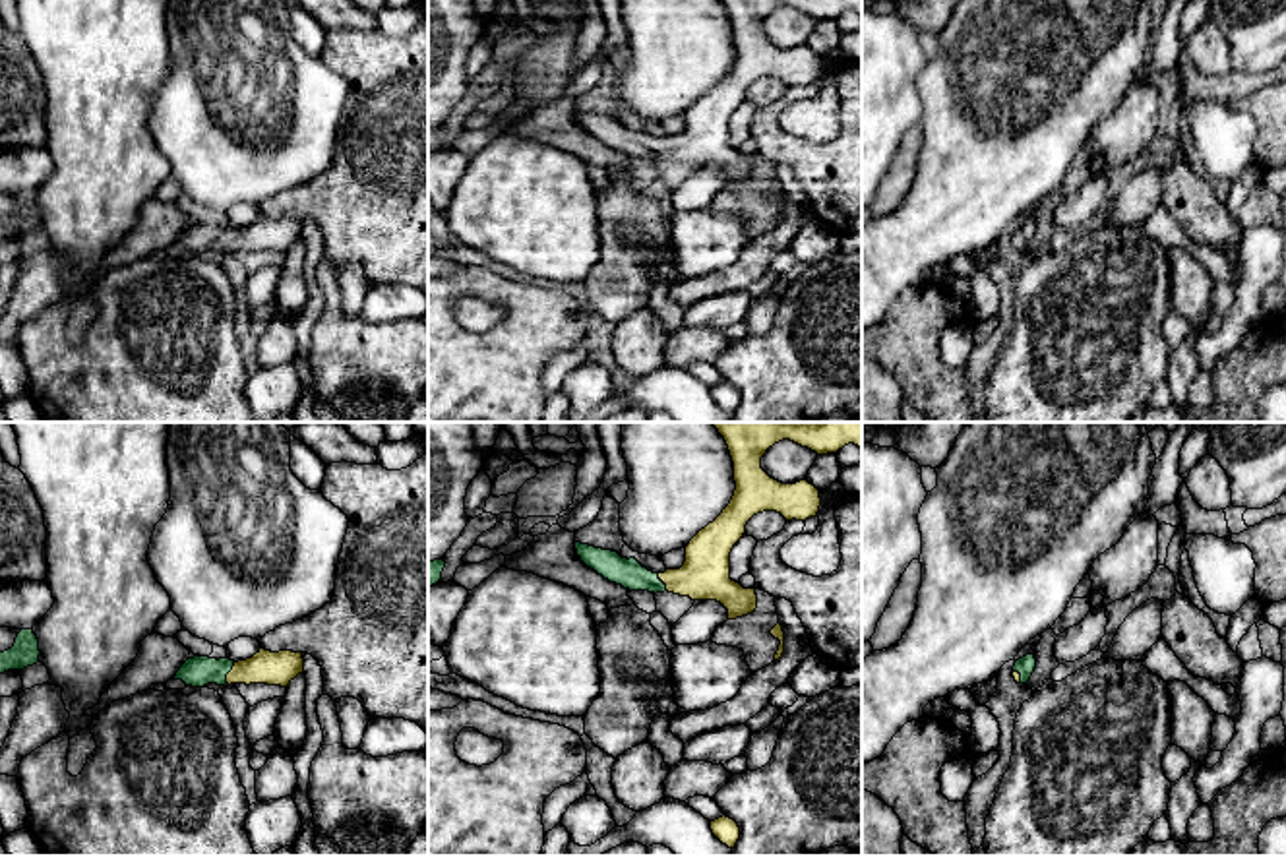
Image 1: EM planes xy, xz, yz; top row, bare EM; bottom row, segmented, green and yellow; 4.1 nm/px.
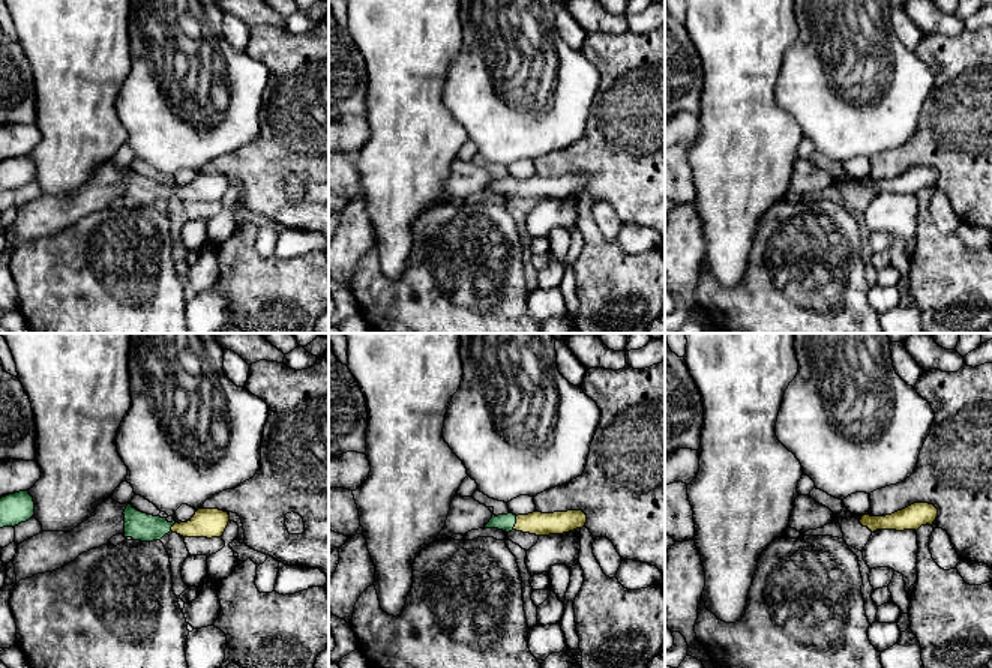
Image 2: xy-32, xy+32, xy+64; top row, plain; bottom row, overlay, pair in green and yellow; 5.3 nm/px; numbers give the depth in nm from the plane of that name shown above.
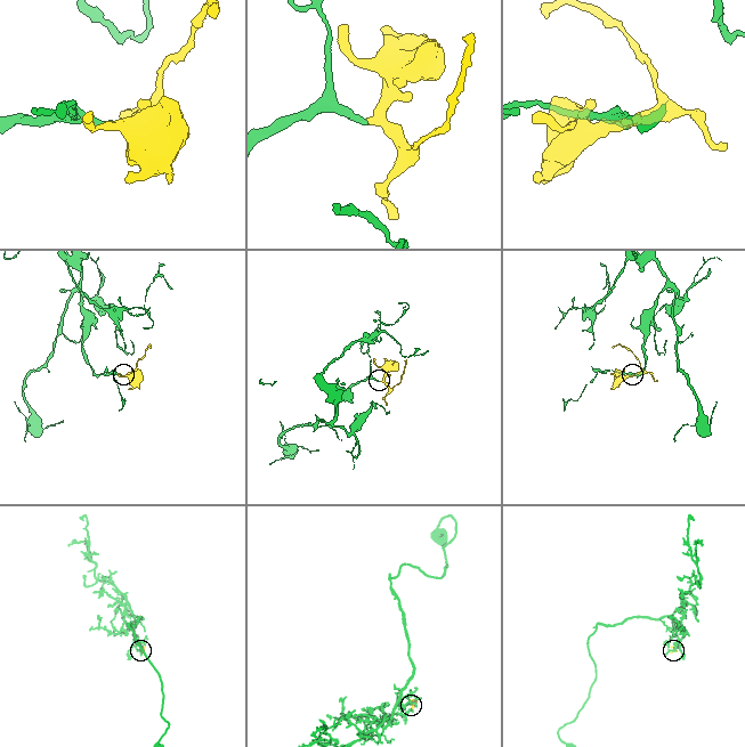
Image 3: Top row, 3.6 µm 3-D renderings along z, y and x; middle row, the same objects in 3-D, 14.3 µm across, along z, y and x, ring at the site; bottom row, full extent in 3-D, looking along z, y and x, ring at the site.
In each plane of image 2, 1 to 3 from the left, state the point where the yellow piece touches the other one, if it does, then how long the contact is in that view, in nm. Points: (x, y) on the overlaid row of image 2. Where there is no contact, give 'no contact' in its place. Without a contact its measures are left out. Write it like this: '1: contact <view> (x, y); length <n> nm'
1: contact xy-32 (171, 526); length 60 nm
2: contact xy+32 (515, 523); length 80 nm
3: no contact

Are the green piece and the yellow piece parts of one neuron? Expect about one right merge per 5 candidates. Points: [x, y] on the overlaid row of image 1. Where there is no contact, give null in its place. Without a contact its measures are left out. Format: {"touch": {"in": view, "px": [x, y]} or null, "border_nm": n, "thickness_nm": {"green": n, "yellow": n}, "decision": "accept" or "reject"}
{"touch": {"in": "xy", "px": [229, 671]}, "border_nm": 100, "thickness_nm": {"green": 130, "yellow": 140}, "decision": "accept"}

